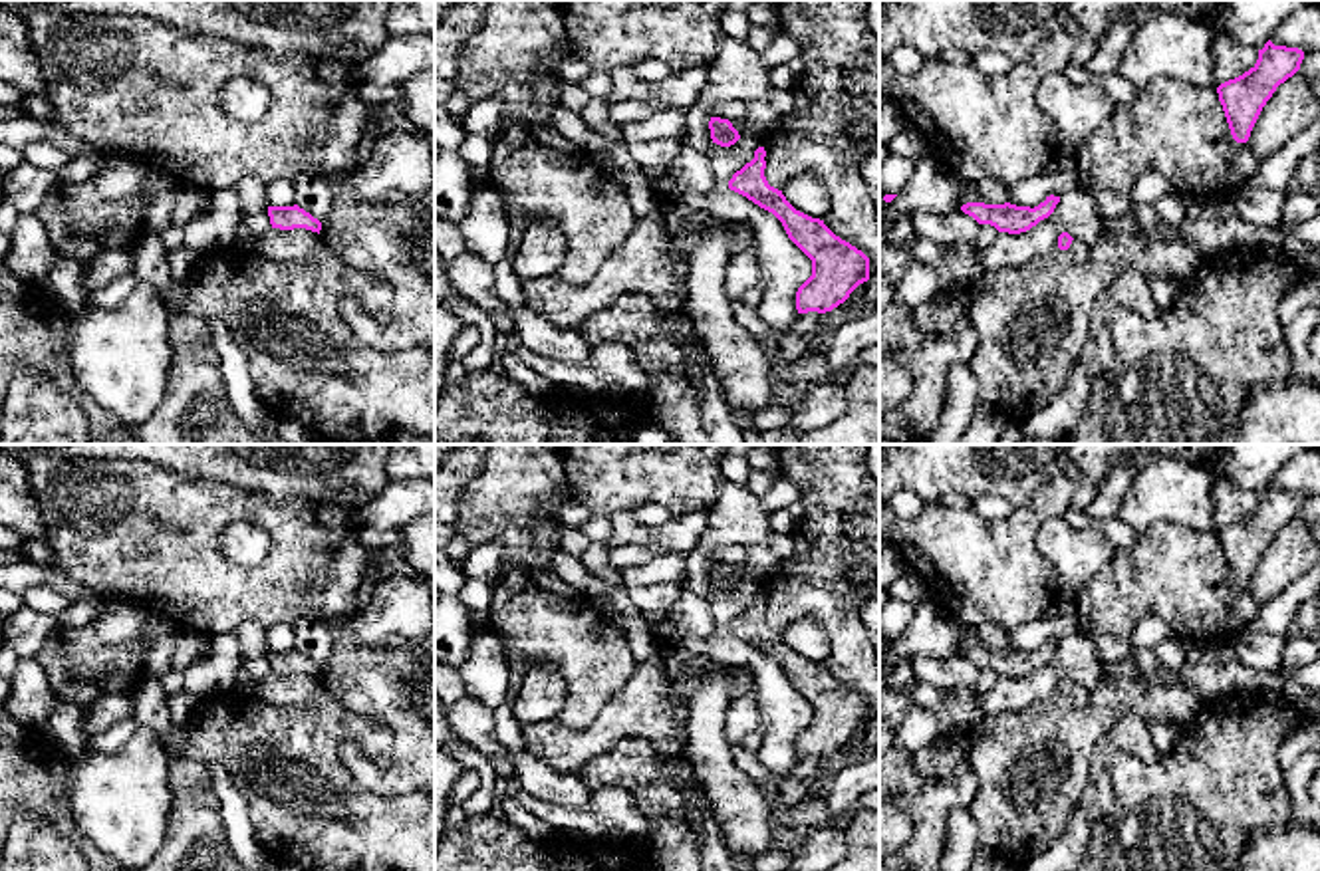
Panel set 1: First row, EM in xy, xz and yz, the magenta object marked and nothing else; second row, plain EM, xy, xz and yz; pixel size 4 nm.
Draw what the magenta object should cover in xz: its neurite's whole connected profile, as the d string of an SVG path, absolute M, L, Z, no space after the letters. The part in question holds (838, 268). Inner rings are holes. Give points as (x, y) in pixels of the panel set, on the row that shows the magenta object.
M758 147L754 159L732 175L728 188L772 212L788 238L812 260L812 276L796 292L798 313L832 311L869 280L869 258L836 236L824 220L796 210L782 190L770 187L764 157L764 147Z

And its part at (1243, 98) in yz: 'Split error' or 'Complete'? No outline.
Complete

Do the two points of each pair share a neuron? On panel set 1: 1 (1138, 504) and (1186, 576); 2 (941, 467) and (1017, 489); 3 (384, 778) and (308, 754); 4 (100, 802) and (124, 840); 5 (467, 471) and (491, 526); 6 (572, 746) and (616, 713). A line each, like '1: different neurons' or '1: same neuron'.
1: different neurons
2: same neuron
3: different neurons
4: same neuron
5: different neurons
6: same neuron

